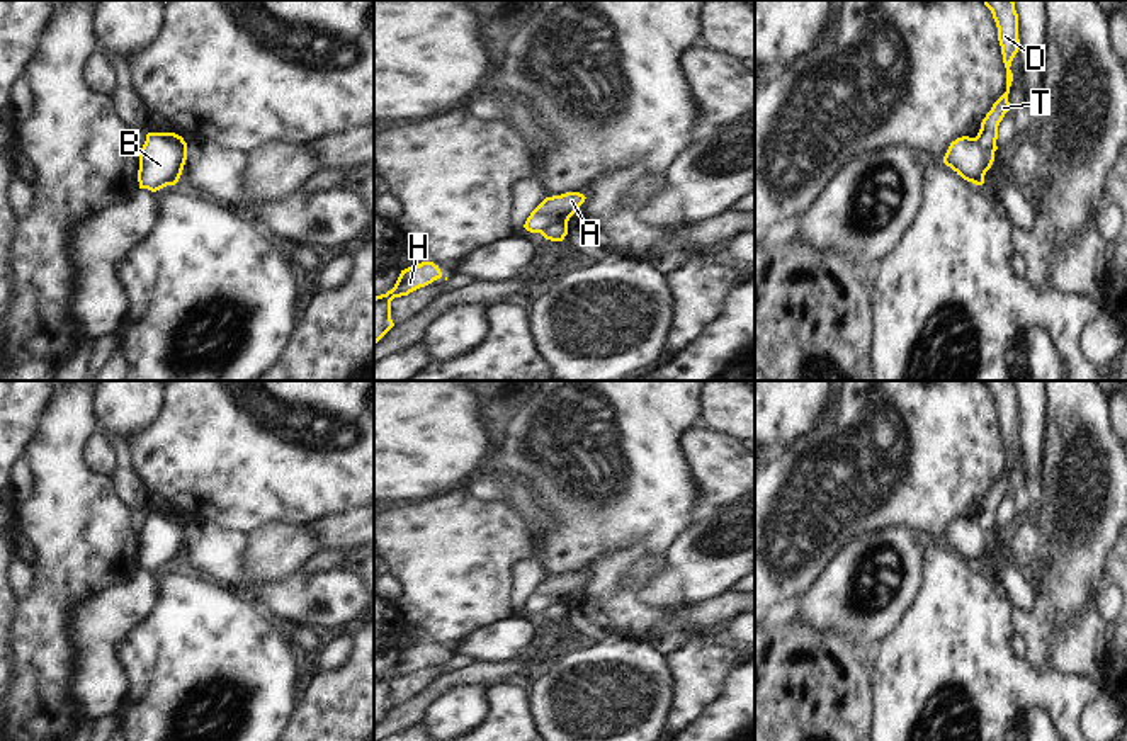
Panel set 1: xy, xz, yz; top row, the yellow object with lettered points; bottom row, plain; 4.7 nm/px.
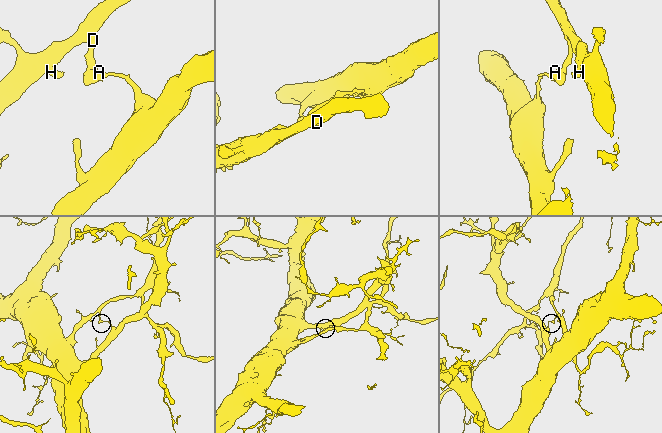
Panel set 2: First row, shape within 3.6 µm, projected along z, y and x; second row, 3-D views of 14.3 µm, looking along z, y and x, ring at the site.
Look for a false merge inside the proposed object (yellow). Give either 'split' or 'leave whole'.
split

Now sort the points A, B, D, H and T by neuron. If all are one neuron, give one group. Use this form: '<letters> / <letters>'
A B / D H T

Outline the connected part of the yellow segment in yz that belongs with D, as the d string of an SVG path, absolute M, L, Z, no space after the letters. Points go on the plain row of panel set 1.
M983 381L991 391L998 408L998 421L1001 427L1003 444L1006 449L1006 472L993 484L991 491L981 503L981 510L976 517L983 532L994 535L998 530L998 506L1005 495L1011 489L1008 483L1013 454L1010 450L1015 435L1018 433L1018 394L1013 381Z

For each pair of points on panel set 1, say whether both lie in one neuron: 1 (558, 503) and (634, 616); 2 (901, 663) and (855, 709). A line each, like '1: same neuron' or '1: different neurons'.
1: same neuron
2: different neurons

